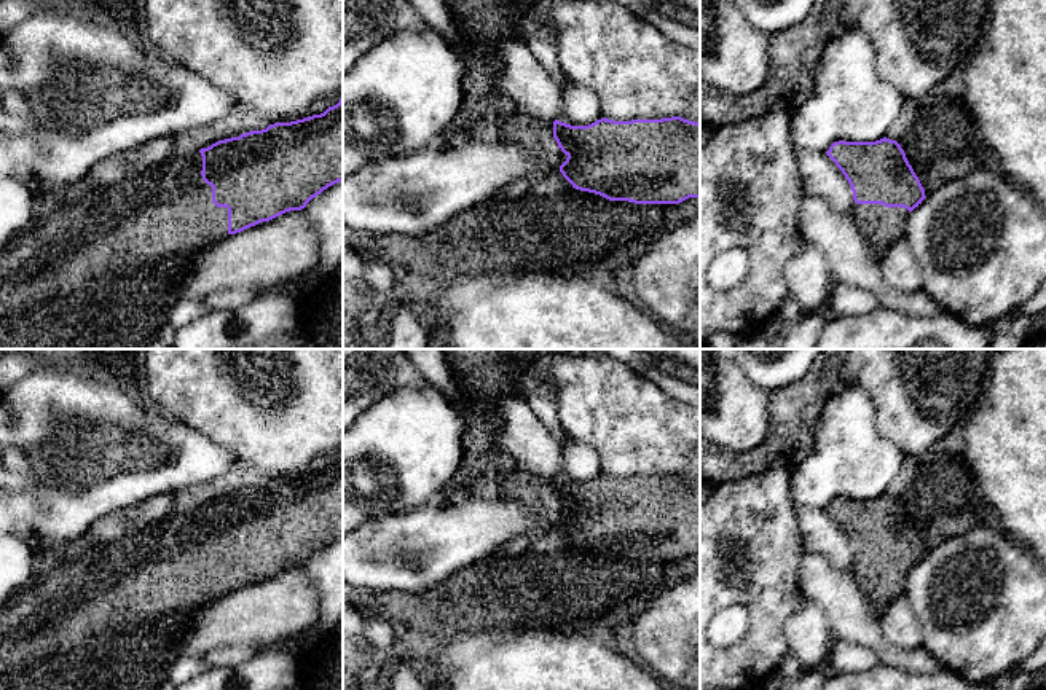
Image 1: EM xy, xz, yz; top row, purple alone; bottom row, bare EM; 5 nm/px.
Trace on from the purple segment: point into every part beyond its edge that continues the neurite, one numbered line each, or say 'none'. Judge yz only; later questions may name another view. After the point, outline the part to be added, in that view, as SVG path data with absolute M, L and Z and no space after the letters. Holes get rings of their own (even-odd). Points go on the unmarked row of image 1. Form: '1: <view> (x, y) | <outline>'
1: yz (880, 584) | M855 561L853 575L879 620L885 609L904 593L909 567L882 561Z

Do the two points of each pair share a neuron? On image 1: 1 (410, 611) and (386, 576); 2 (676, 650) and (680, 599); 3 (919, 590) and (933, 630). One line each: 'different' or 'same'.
1: different
2: same
3: same

